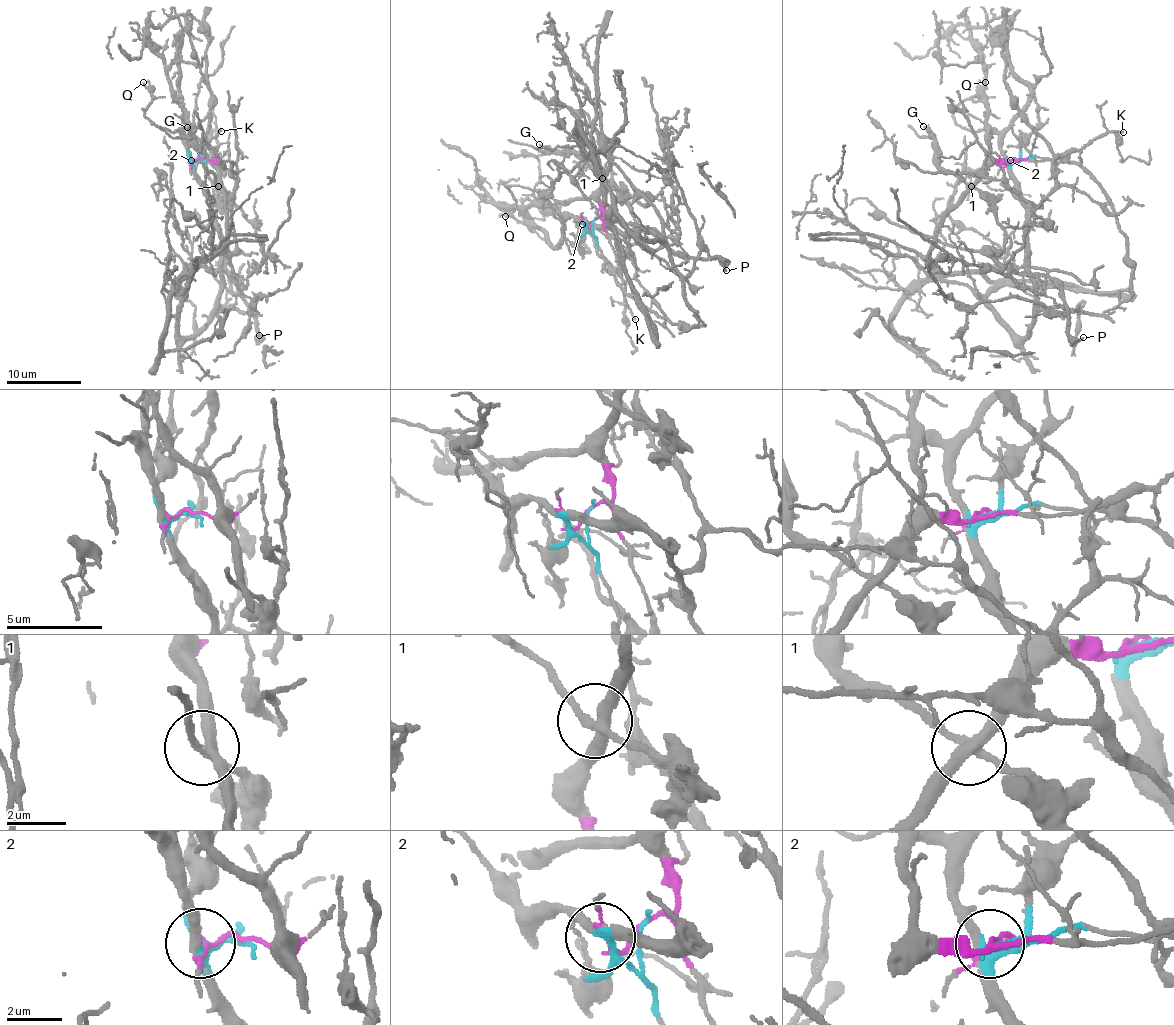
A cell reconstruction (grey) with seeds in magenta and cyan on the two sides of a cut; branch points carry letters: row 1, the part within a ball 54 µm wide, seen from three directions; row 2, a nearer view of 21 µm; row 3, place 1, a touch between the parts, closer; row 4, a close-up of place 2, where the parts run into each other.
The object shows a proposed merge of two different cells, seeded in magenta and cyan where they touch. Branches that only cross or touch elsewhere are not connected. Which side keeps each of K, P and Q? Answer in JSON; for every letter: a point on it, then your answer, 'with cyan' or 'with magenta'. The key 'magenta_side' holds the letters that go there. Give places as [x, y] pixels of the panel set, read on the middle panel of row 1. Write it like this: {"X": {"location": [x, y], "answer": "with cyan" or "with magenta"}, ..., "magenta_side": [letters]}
{"K": {"location": [635, 319], "answer": "with magenta"}, "P": {"location": [726, 270], "answer": "with cyan"}, "Q": {"location": [505, 216], "answer": "with cyan"}, "magenta_side": ["K"]}

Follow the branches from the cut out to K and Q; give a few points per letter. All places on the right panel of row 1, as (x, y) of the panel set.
K: (1012, 159), (1010, 161), (1046, 161), (1076, 151), (1113, 131), (1122, 133)
Q: (1012, 161), (1019, 161), (1007, 159), (995, 134), (959, 126), (953, 113), (954, 108), (983, 89), (984, 82)

